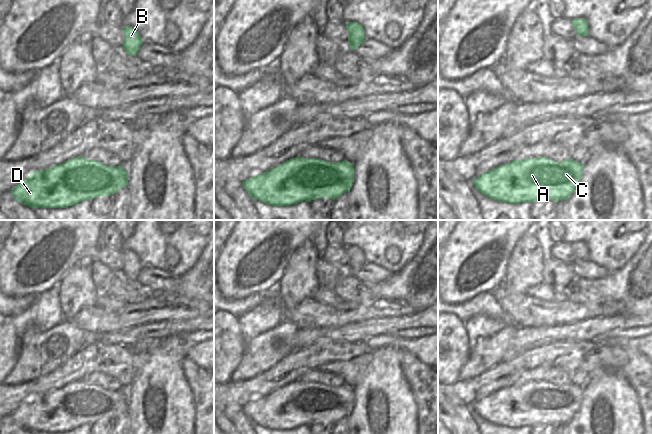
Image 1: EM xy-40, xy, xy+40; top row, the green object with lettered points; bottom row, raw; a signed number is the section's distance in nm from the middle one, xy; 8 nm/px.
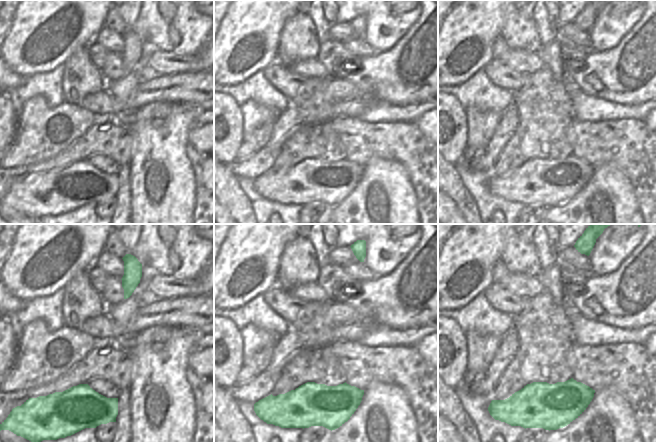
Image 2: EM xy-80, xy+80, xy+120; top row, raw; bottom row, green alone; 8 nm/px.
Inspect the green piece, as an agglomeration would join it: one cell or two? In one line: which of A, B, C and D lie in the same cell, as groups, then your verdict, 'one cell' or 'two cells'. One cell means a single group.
groups A B C D; one cell

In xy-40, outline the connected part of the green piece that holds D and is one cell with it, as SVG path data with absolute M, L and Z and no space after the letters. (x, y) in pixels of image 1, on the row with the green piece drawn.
M83 156L71 158L45 170L35 170L10 191L15 200L31 208L67 208L83 200L109 196L128 184L128 173L122 166L107 166Z

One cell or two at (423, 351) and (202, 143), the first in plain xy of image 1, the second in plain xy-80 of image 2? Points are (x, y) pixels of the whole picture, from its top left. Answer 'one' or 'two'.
one

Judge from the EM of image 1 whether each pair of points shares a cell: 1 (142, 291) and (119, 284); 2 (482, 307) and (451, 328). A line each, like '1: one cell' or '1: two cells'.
1: one cell
2: two cells

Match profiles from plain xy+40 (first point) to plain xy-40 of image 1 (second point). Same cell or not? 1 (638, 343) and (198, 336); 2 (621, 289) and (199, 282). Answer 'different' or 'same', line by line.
1: different
2: same

